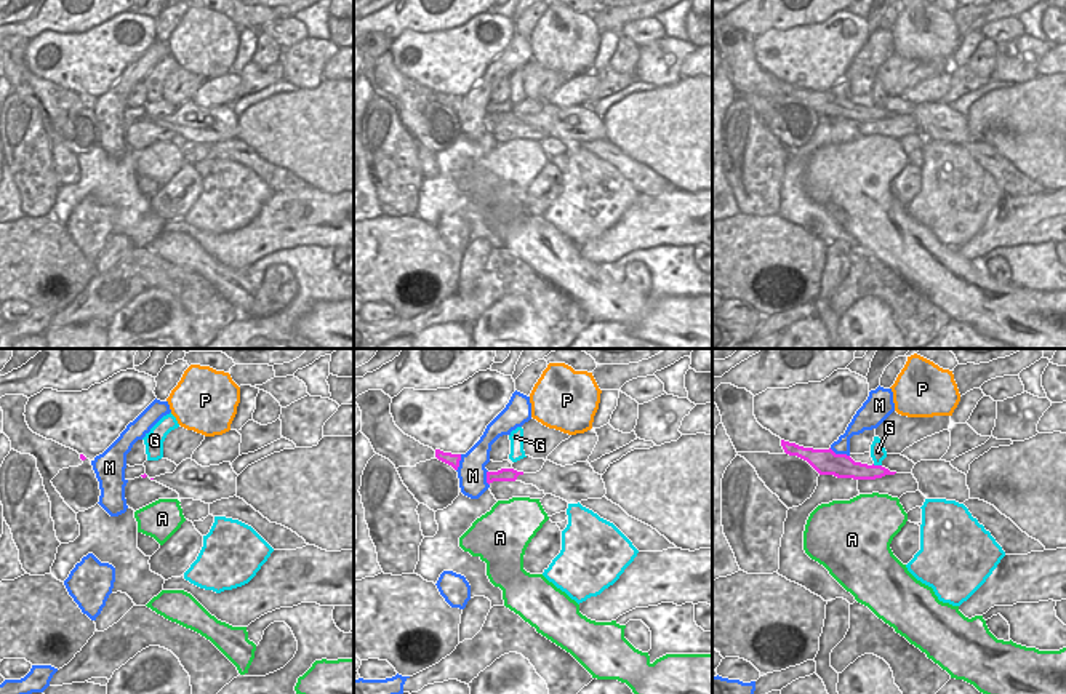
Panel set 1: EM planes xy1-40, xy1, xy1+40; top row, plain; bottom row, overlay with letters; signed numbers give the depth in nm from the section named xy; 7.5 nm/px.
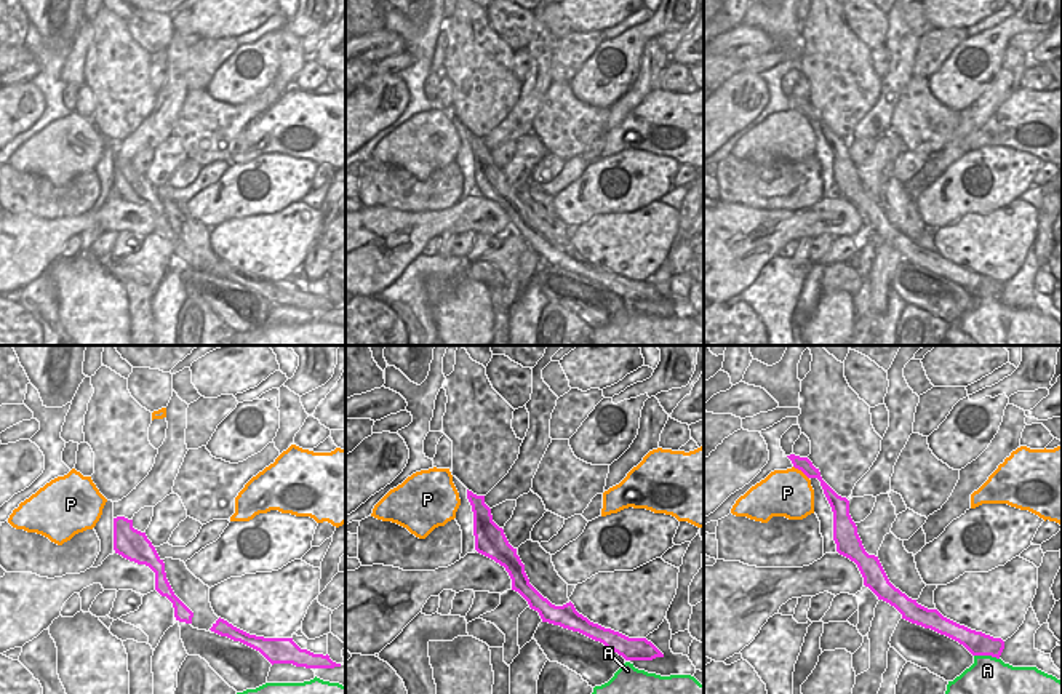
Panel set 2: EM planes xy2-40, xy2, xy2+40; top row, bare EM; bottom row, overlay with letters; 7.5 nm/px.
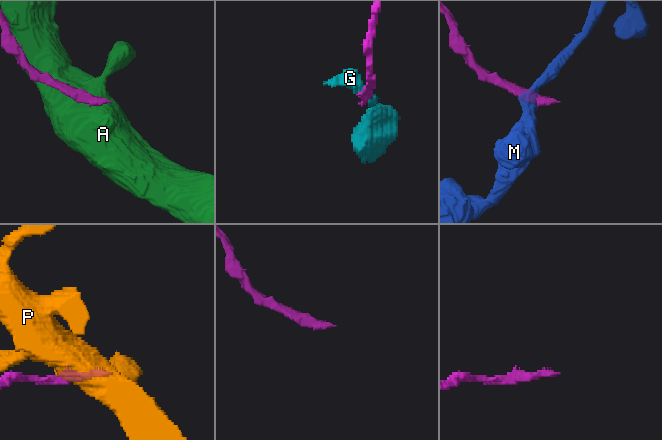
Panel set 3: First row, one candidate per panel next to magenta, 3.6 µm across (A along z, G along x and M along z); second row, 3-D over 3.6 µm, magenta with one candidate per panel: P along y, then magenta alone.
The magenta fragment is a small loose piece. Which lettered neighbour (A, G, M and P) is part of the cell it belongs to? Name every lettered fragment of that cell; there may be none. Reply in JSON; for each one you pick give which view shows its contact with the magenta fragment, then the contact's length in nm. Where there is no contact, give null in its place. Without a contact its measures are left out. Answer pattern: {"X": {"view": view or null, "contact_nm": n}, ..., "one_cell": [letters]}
{"one_cell": []}

